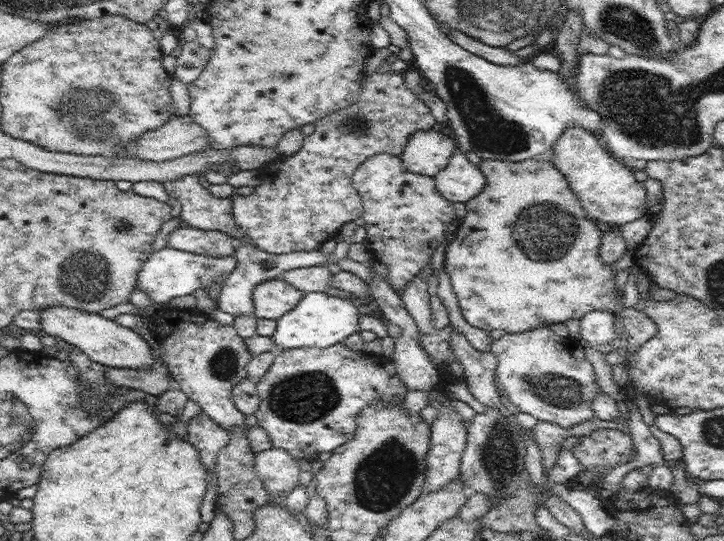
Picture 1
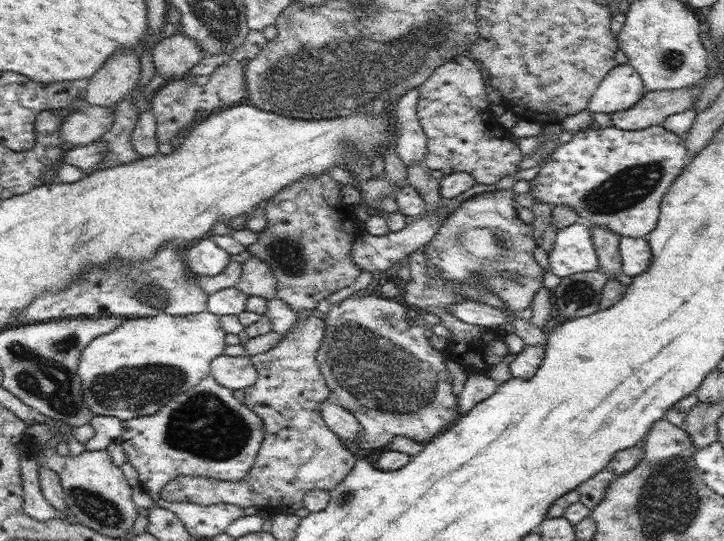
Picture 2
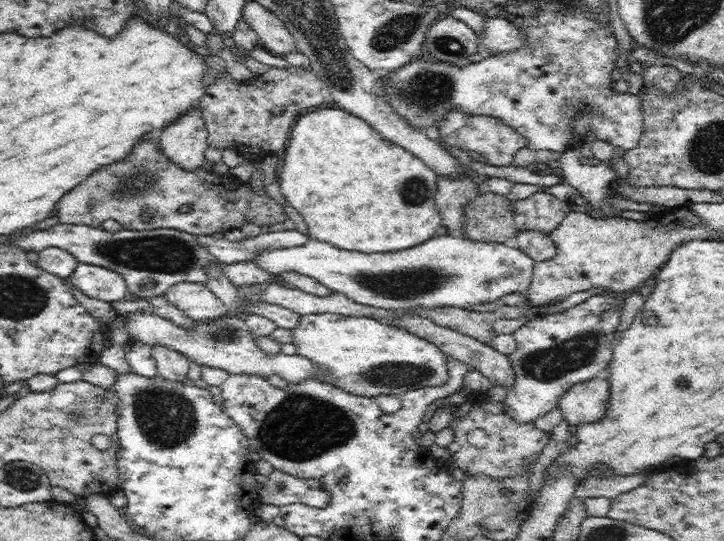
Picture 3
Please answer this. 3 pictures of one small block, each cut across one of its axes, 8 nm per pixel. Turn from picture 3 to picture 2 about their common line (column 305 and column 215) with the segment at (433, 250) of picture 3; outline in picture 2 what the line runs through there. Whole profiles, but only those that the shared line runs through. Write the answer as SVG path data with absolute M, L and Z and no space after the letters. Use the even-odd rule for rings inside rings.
M210 237L200 239L186 252L185 266L194 276L216 276L226 269L230 259L231 255Z

